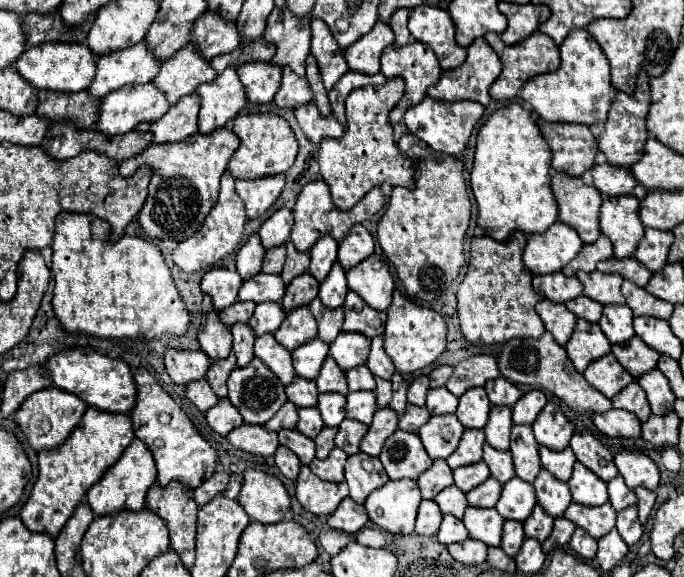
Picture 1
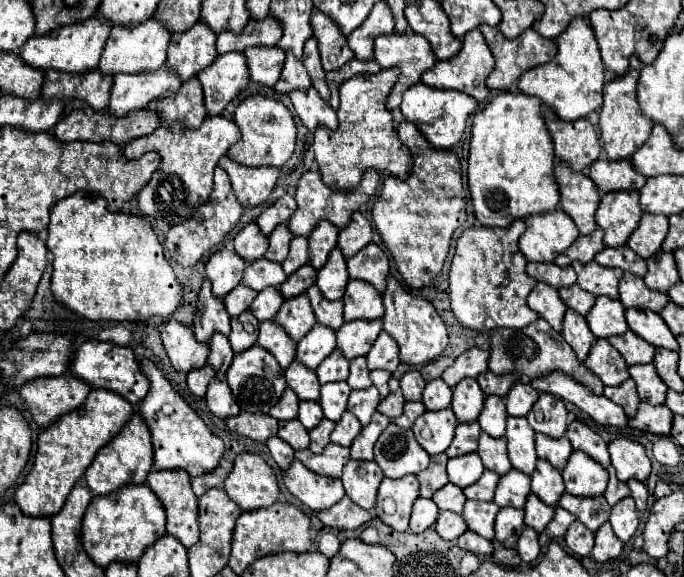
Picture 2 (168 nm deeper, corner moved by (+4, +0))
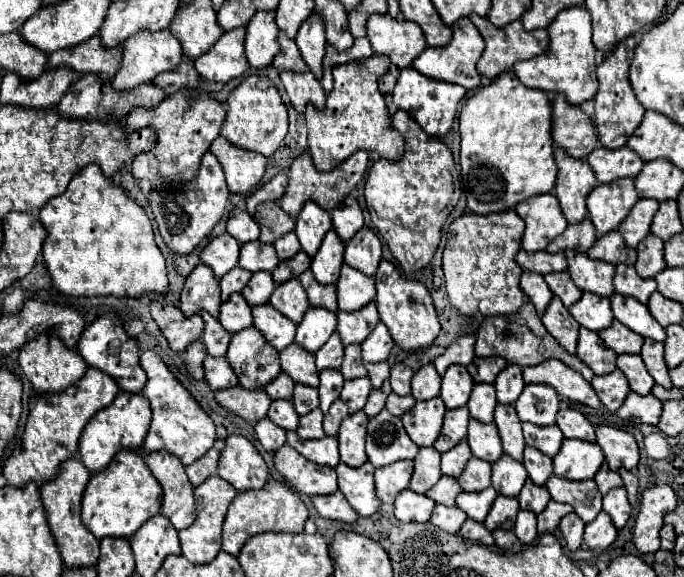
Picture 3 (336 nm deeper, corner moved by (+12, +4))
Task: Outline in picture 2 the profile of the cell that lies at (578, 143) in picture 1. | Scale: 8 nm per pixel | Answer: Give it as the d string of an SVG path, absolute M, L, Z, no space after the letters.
M542 107L542 117L552 135L556 157L566 161L572 171L584 171L600 157L598 135L588 119L568 123L558 119L548 107Z

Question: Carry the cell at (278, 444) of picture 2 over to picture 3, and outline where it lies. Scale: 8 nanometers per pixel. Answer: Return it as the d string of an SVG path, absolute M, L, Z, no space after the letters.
M268 417L256 421L254 429L256 429L256 437L258 437L260 445L270 453L278 451L286 443L286 431L280 429L278 425L274 425Z

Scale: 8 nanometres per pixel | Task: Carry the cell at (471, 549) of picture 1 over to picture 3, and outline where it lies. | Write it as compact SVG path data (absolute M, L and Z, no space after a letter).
M466 519L464 521L464 525L460 529L460 535L464 535L464 539L476 541L476 543L482 543L482 545L488 545L488 547L494 545L492 533L484 527L484 523L476 523L474 519Z

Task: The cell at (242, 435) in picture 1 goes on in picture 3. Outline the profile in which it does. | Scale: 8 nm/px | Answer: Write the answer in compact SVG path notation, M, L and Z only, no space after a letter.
M242 385L216 391L216 401L246 421L258 421L266 417L266 411L270 407L270 397L264 389L252 391L244 389Z

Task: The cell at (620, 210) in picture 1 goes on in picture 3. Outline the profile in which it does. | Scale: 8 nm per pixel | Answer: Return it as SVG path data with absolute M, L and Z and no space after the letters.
M624 177L612 183L598 185L588 195L588 213L596 227L596 237L602 237L616 229L638 199L640 197L634 189L632 179Z

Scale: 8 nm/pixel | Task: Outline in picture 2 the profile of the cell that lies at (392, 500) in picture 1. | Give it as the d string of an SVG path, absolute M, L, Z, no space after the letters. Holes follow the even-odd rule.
M406 475L400 479L388 479L384 477L378 489L376 497L376 515L380 517L382 523L390 525L396 531L408 531L408 521L410 521L410 511L412 503L418 499L418 479L414 475ZM390 497L396 503L396 513L394 515L384 515L382 513L382 501Z

